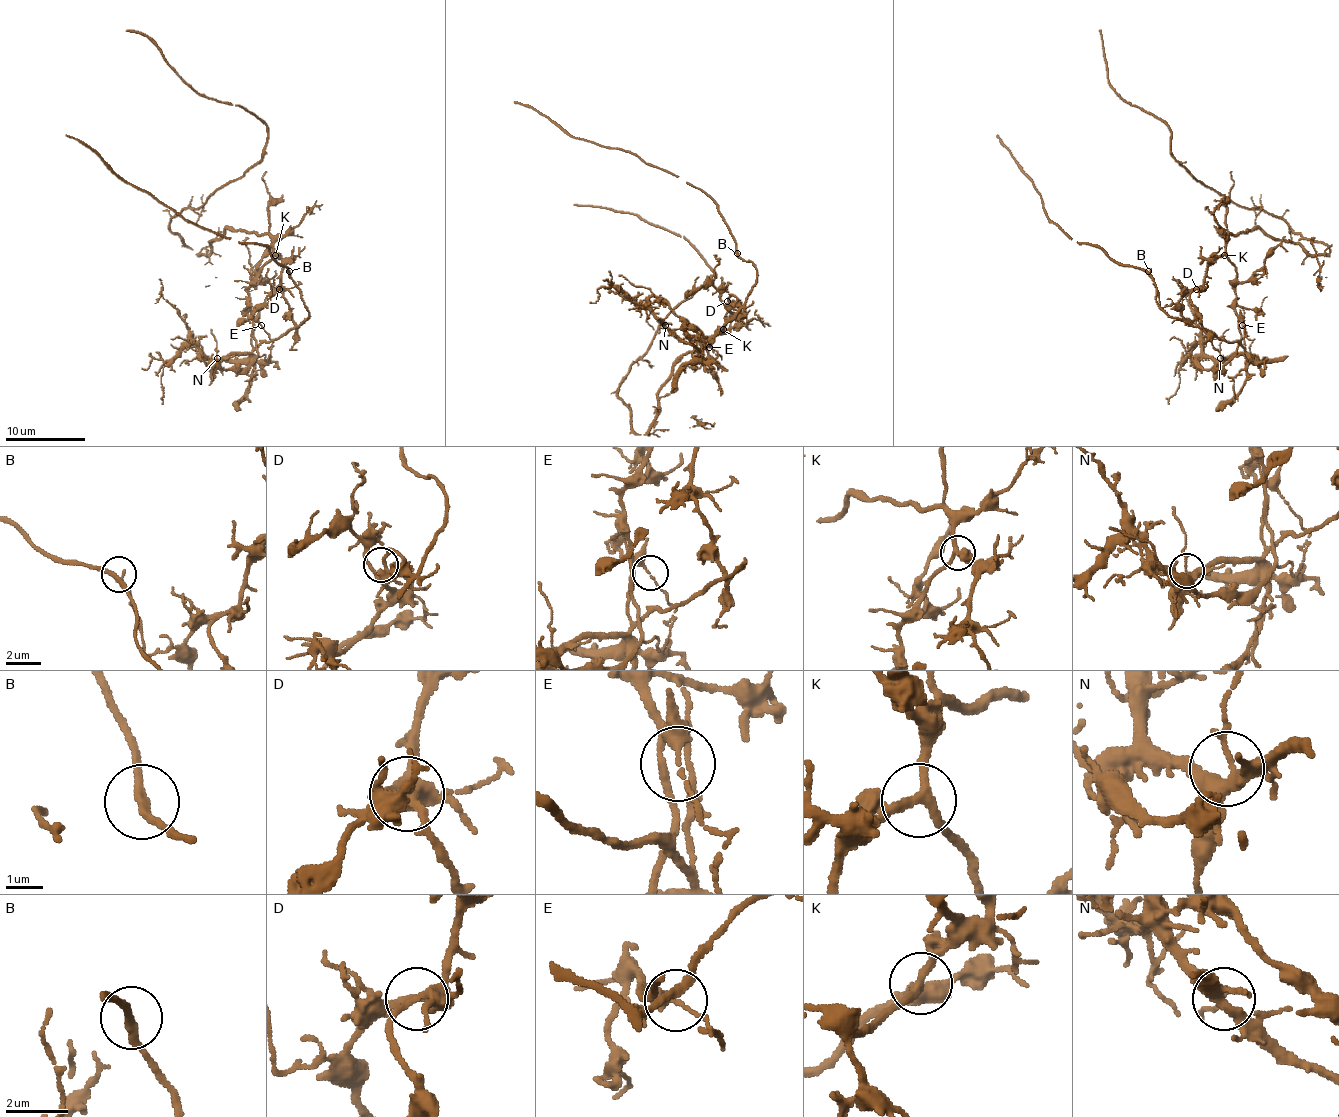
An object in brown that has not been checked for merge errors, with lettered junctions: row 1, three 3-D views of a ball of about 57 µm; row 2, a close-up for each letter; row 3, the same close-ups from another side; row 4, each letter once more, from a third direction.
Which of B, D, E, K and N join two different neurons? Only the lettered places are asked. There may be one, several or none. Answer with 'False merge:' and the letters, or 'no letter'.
False merge: E

